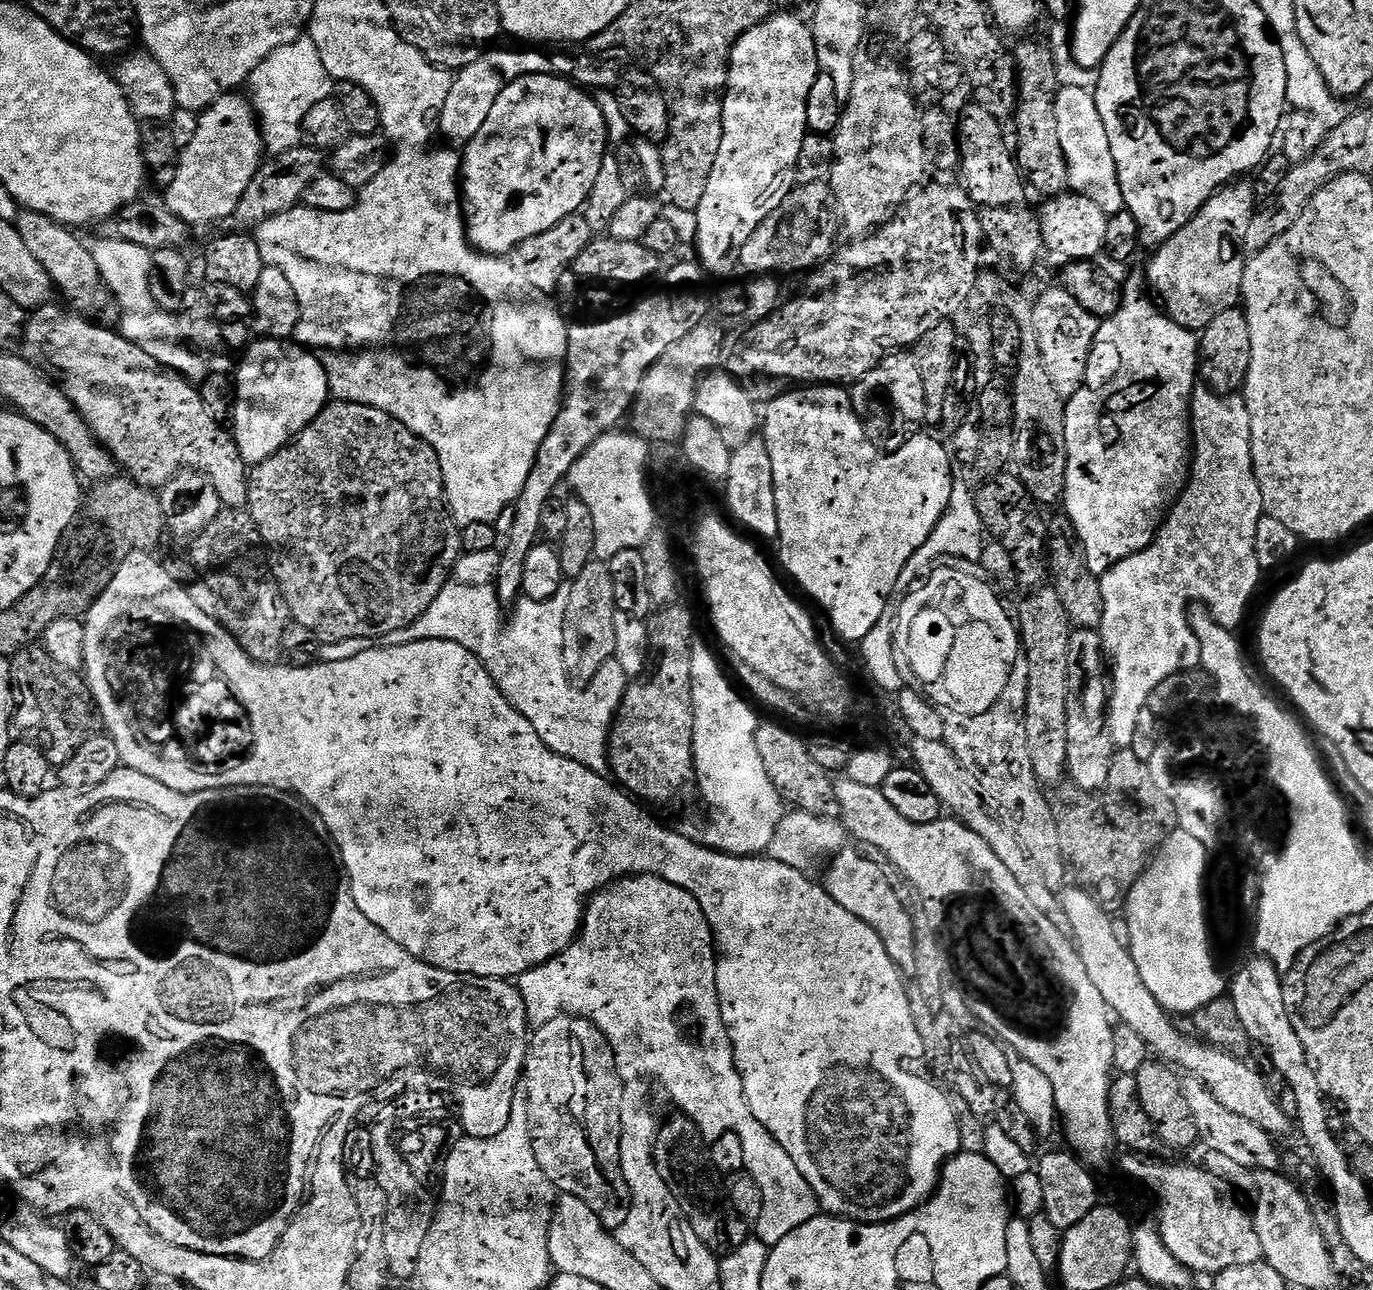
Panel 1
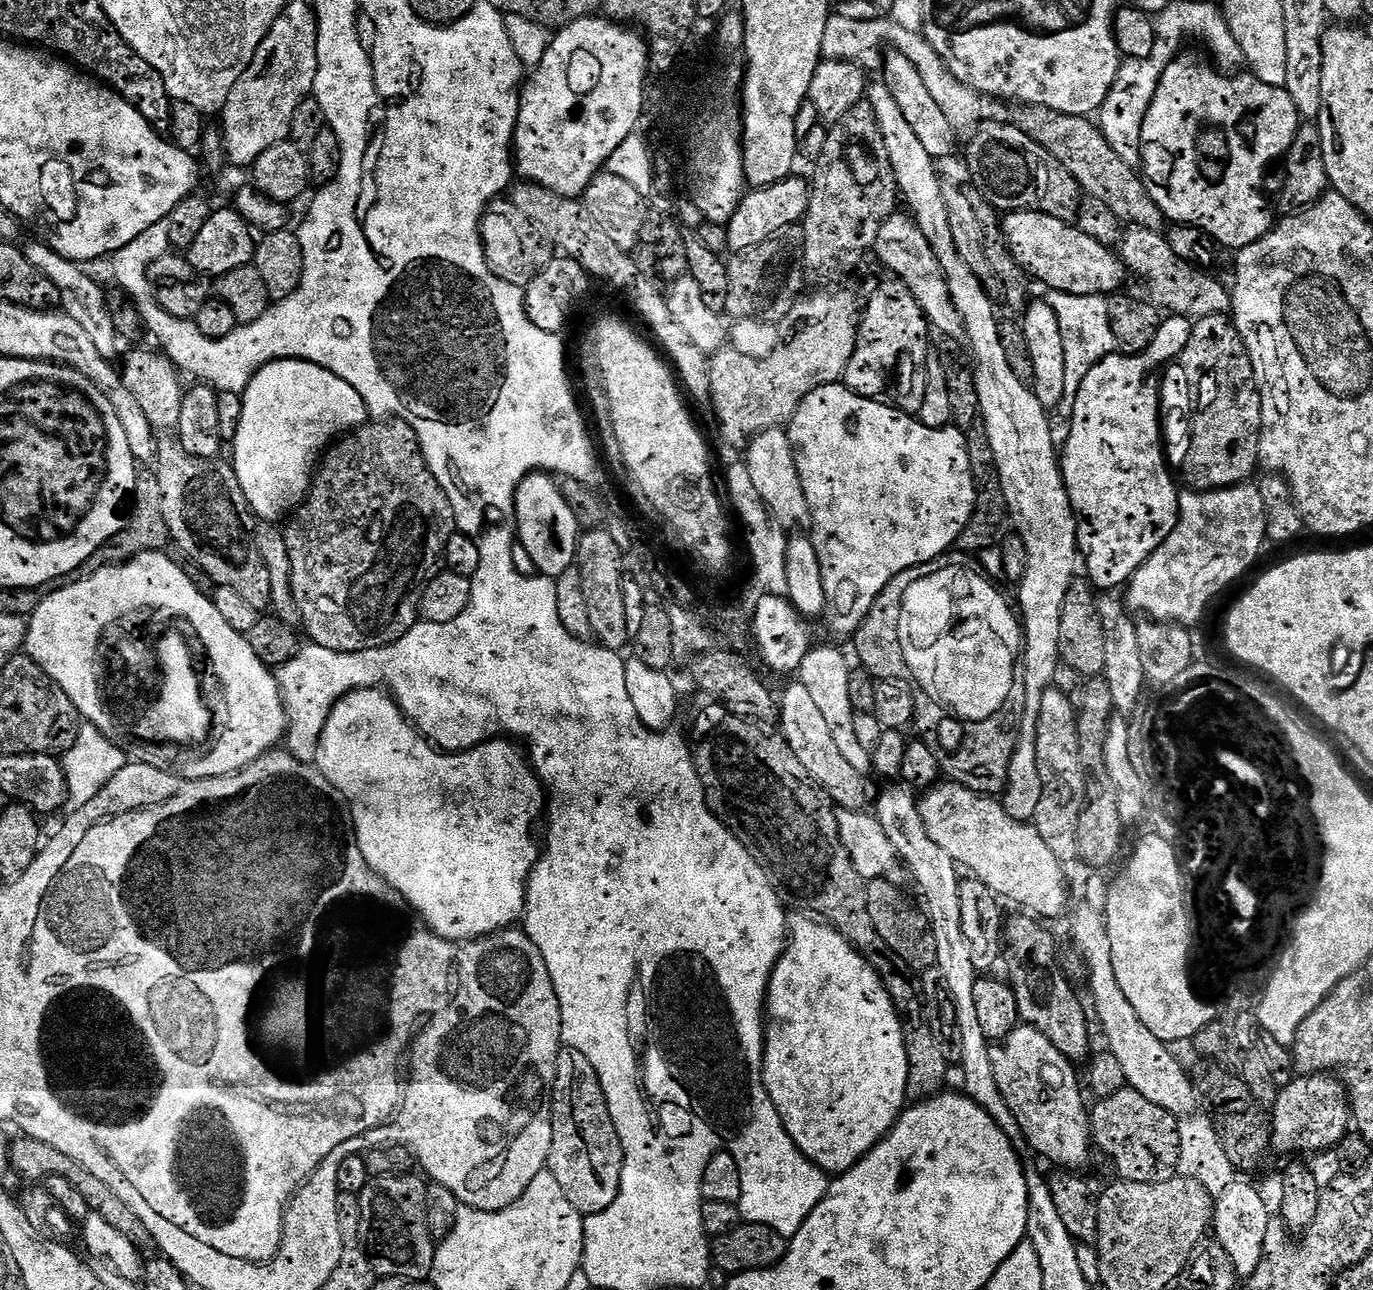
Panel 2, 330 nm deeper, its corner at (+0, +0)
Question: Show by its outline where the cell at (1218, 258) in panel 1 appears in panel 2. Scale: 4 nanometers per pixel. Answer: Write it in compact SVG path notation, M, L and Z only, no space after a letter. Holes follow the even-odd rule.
M1010 212L1003 217L1004 240L1015 260L1033 281L1041 280L1052 292L1098 296L1121 291L1126 277L1124 261L1113 249L1082 234L1075 223L1041 212Z

